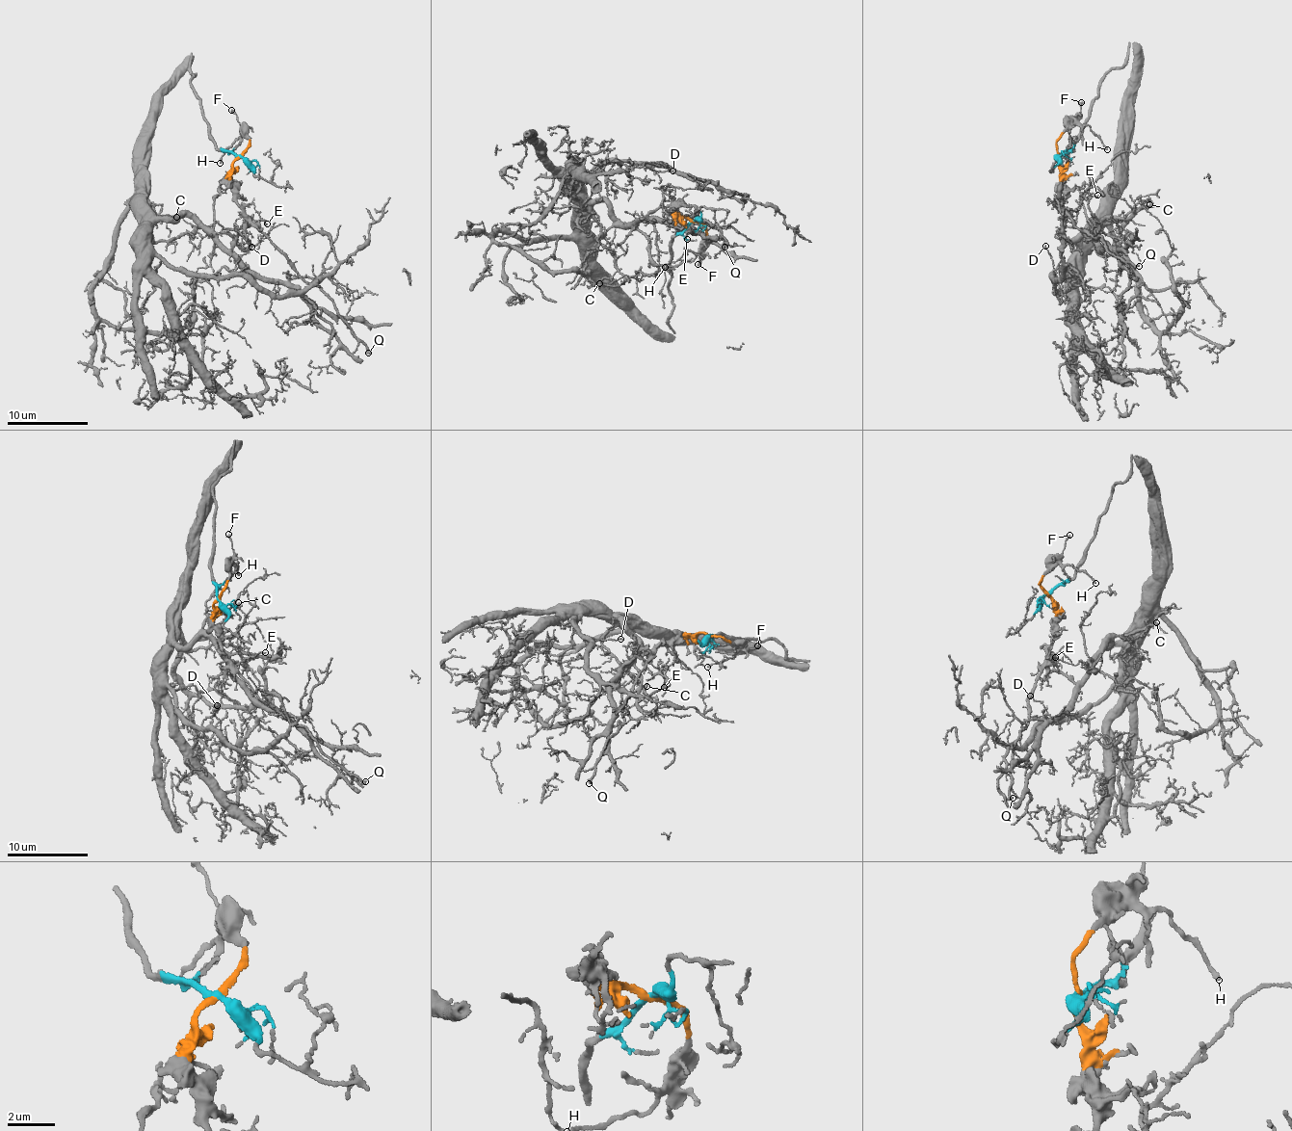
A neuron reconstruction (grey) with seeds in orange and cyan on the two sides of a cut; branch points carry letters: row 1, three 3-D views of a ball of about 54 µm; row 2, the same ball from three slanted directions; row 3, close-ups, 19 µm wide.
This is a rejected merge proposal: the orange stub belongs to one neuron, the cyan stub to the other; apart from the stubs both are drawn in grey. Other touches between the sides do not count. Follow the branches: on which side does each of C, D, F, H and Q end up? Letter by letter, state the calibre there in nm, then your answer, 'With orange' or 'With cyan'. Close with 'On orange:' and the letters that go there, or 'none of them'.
C: Thickness 150 nm. With cyan
D: Thickness 120 nm. With cyan
F: Thickness 180 nm. With orange
H: Thickness 160 nm. With orange
Q: Thickness 240 nm. With orange
On orange: F, H, Q

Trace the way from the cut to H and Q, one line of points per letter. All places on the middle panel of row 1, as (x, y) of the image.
H: (692, 220), (704, 226), (706, 234), (698, 251), (687, 261), (664, 268)
Q: (692, 220), (683, 218), (673, 209), (673, 201), (692, 205), (694, 213), (717, 225), (727, 244), (724, 246)

